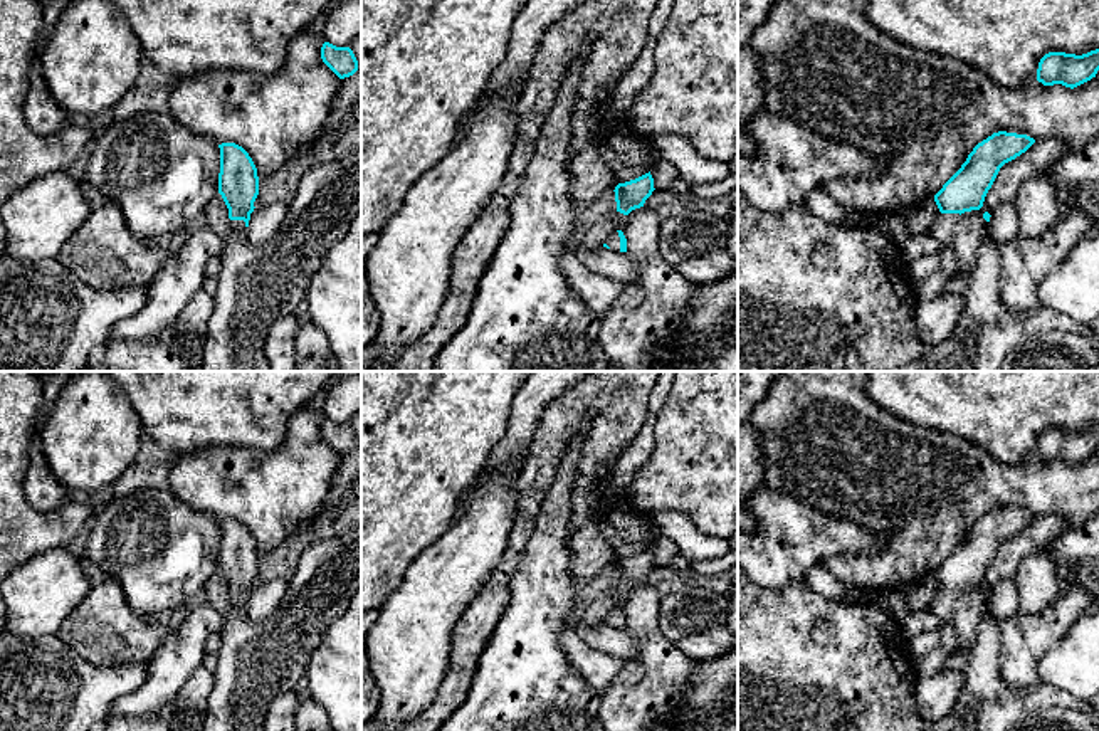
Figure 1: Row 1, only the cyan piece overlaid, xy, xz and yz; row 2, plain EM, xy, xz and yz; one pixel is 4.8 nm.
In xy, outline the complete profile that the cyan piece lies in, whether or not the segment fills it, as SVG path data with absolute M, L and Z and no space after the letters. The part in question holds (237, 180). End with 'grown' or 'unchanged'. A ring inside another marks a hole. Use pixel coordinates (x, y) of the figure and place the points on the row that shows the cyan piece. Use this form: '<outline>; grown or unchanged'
M222 143L218 193L222 195L230 218L230 239L213 266L217 274L215 308L203 333L200 371L271 371L266 358L266 338L269 328L294 314L306 299L308 284L321 266L328 250L348 232L353 218L361 212L361 146L339 161L309 166L301 176L294 198L287 203L287 213L274 237L262 245L247 240L247 227L254 202L259 195L257 168L249 153L235 143Z; grown

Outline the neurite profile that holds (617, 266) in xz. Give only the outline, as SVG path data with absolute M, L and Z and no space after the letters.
M575 247L576 257L593 272L615 282L632 282L639 276L639 267L627 252L615 252L607 247Z

